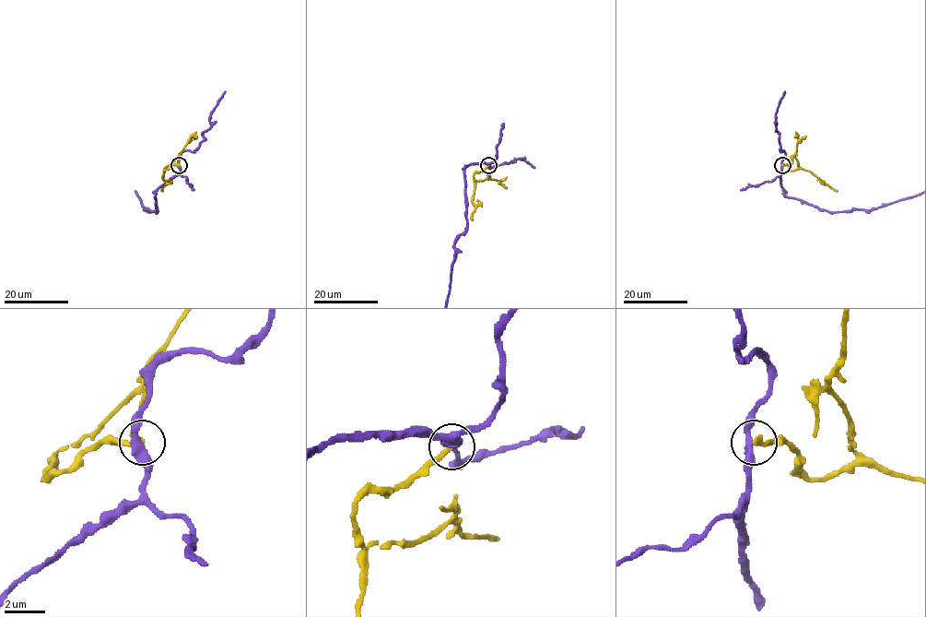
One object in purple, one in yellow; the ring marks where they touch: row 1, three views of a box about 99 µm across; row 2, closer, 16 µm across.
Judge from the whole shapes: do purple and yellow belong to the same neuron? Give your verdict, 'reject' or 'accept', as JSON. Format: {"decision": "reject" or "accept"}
{"decision": "reject"}

